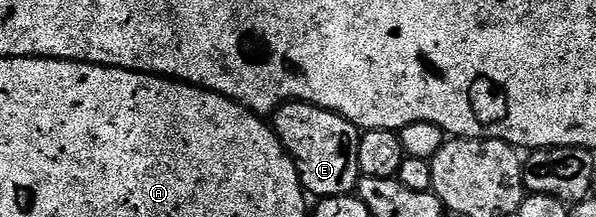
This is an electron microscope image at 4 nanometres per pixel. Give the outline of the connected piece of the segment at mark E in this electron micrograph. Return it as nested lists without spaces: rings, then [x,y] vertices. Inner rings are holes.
[[[289,102],[276,109],[270,124],[288,155],[296,161],[300,187],[309,197],[350,196],[357,191],[361,177],[358,146],[362,132],[345,116],[313,104]]]

